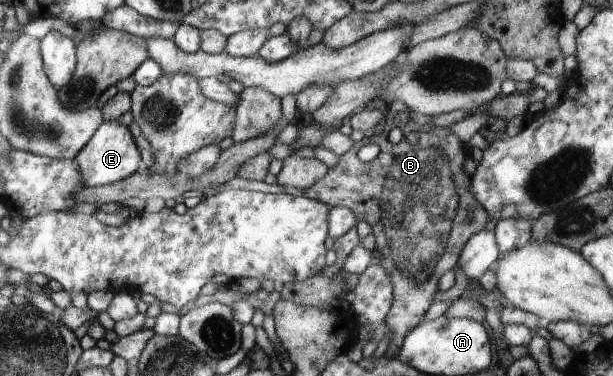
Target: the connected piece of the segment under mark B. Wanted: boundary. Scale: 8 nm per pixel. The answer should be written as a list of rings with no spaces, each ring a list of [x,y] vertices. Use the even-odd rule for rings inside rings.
[[[386,113],[385,118],[386,125],[380,134],[356,141],[348,152],[339,156],[334,166],[328,167],[320,180],[302,190],[309,199],[319,199],[331,207],[348,207],[358,222],[364,220],[372,227],[372,234],[375,236],[374,250],[380,250],[380,256],[375,261],[385,268],[393,286],[393,301],[385,320],[390,342],[384,357],[396,359],[404,337],[415,326],[420,326],[424,318],[428,318],[428,310],[432,310],[436,294],[440,294],[440,282],[444,282],[444,274],[448,274],[448,270],[456,270],[464,245],[471,236],[485,228],[490,215],[479,205],[475,195],[468,192],[468,176],[462,170],[466,152],[457,135],[450,134],[442,127],[425,132],[406,113]],[[393,128],[402,132],[400,142],[396,144],[388,139],[388,133]],[[414,132],[419,132],[419,140],[412,144],[408,138]],[[367,144],[378,144],[380,152],[372,161],[362,162],[358,159],[357,152]]]

